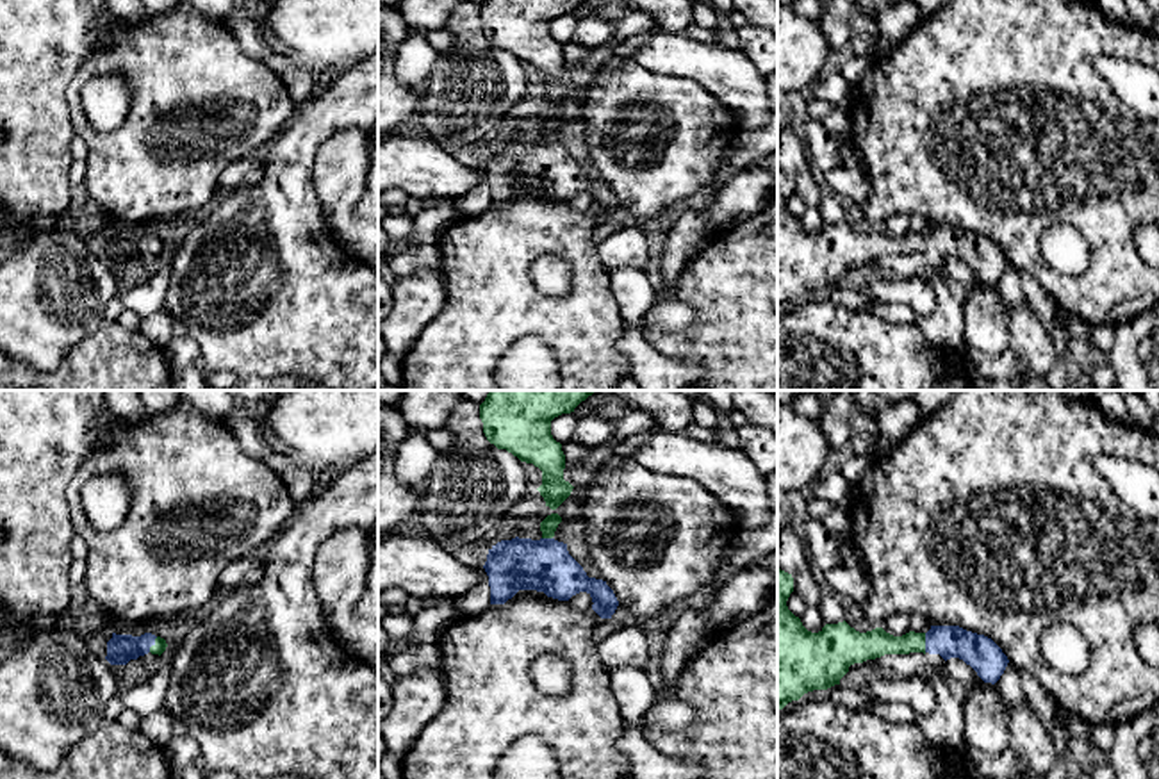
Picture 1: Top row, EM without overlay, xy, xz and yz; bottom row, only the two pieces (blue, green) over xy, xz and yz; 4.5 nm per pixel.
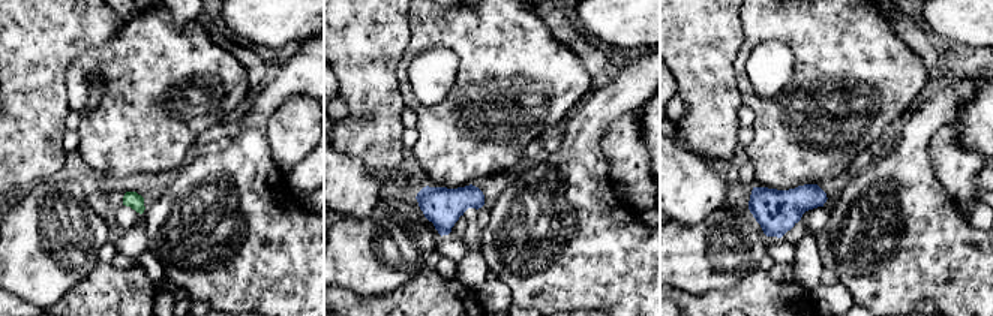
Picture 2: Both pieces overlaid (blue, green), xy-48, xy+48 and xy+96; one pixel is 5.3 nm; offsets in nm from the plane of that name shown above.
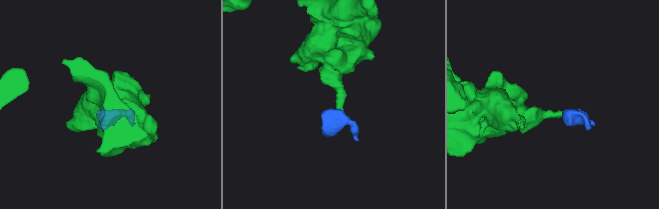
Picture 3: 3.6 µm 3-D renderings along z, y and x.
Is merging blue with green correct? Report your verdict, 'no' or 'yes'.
yes

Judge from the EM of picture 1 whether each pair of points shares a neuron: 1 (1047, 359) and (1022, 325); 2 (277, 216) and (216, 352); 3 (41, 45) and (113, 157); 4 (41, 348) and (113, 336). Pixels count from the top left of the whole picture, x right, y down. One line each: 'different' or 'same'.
1: same
2: same
3: different
4: different

